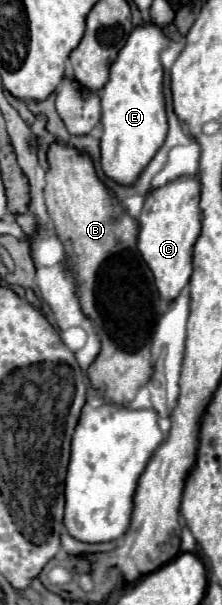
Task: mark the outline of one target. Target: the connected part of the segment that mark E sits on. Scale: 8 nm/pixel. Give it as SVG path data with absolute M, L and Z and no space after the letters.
M143 22L133 28L127 44L119 50L111 64L111 78L101 88L103 106L103 136L101 136L101 166L103 172L121 182L133 184L167 136L167 112L163 96L163 66L161 50L169 46L169 38L161 26Z

